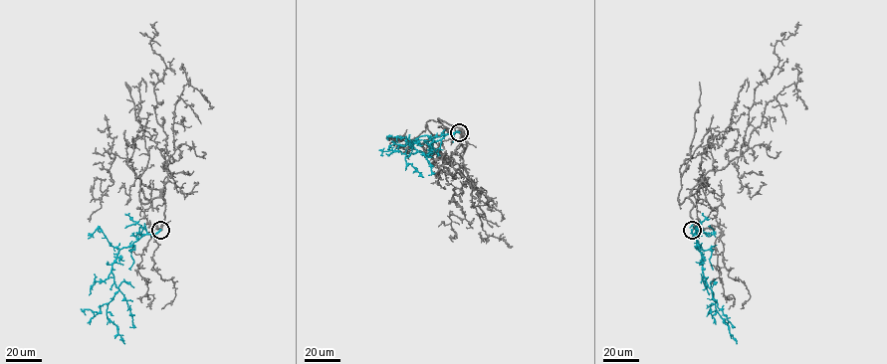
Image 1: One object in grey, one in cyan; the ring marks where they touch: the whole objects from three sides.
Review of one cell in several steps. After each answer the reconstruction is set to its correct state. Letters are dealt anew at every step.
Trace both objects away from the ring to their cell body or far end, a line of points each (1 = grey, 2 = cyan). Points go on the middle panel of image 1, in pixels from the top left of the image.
1: (459, 132), (463, 130), (466, 141), (462, 156), (468, 178), (453, 189), (465, 217), (449, 216), (453, 242)
2: (459, 132), (422, 135), (410, 142), (417, 151), (405, 156), (405, 160), (423, 177)

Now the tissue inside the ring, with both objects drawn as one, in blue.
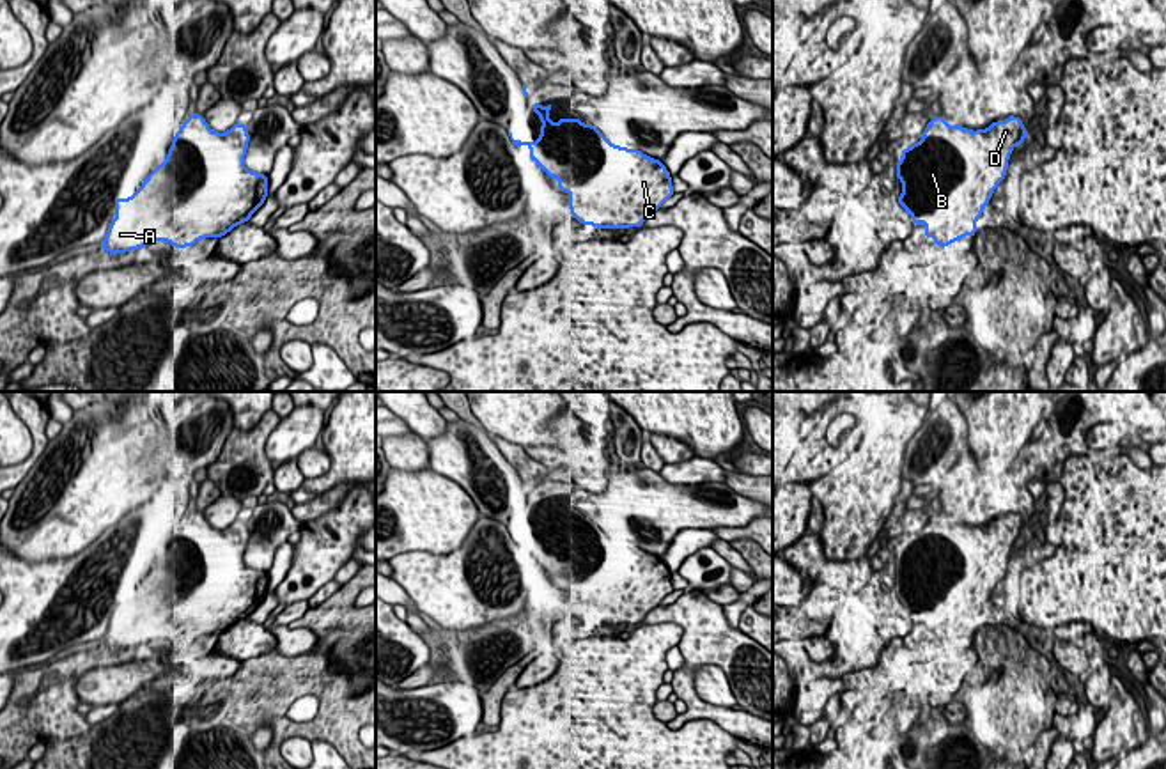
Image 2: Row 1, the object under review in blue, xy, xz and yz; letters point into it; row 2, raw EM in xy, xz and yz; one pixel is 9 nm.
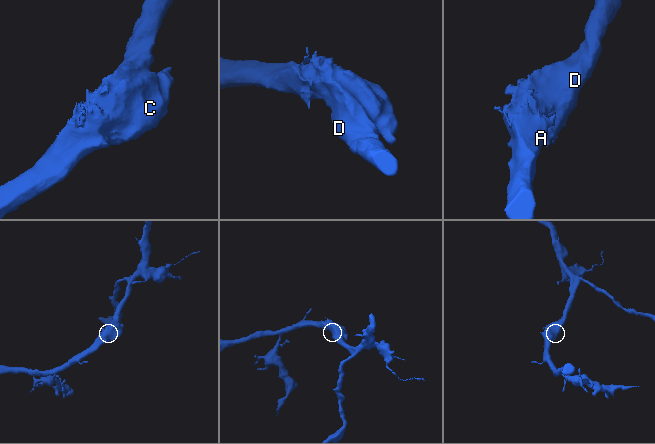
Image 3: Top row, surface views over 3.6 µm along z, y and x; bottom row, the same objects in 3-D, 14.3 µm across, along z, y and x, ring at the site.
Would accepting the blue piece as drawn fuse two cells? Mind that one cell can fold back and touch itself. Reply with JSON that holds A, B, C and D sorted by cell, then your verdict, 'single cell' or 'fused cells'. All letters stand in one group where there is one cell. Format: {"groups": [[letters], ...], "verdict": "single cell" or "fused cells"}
{"groups": [["A", "B", "C", "D"]], "verdict": "single cell"}

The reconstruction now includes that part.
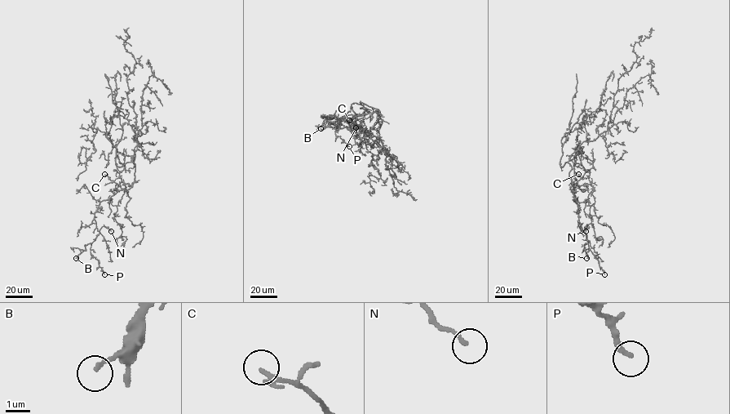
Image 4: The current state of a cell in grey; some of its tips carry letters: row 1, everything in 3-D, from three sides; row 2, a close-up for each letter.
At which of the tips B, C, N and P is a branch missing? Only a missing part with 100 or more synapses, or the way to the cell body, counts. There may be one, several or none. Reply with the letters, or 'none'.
none

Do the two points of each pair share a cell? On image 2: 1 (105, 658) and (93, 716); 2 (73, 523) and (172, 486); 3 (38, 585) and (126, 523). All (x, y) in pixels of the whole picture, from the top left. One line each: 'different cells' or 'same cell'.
1: different cells
2: different cells
3: same cell

